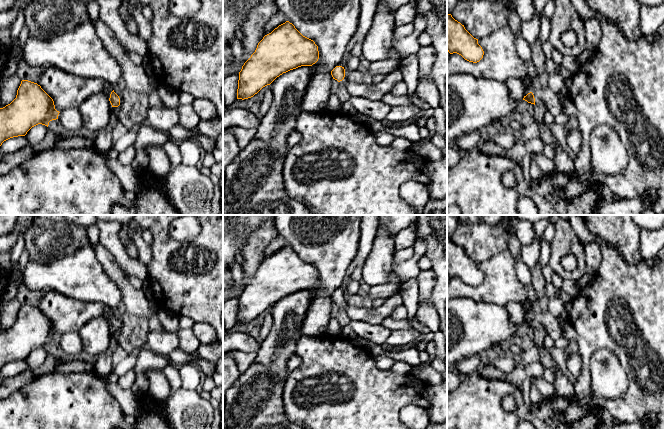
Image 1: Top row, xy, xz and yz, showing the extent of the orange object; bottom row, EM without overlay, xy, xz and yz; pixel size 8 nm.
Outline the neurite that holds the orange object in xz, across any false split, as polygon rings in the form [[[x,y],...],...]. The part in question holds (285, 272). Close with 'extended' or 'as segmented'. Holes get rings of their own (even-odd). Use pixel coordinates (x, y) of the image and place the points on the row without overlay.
[[[286,245],[263,261],[255,276],[242,290],[239,296],[237,323],[251,322],[283,297],[301,290],[312,290],[318,283],[319,275],[315,266],[303,260],[292,247]]]; as segmented

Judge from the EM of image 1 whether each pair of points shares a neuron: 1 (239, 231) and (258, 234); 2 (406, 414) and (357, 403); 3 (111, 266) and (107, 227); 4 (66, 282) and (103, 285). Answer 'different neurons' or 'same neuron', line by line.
1: different neurons
2: different neurons
3: different neurons
4: same neuron

